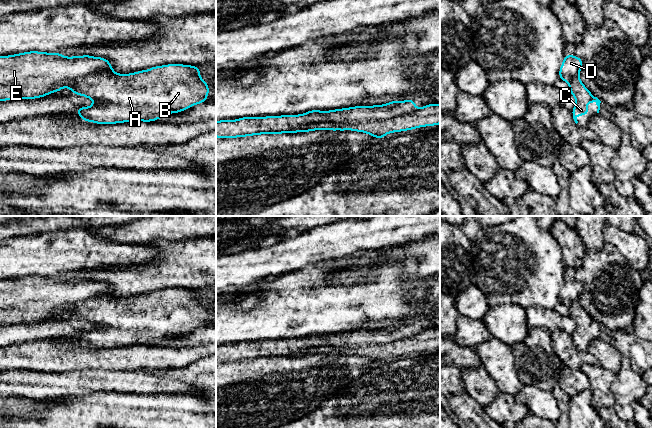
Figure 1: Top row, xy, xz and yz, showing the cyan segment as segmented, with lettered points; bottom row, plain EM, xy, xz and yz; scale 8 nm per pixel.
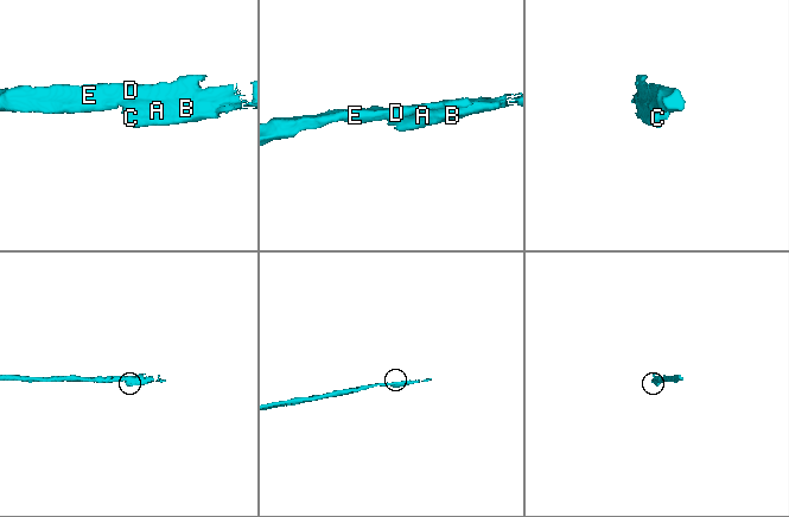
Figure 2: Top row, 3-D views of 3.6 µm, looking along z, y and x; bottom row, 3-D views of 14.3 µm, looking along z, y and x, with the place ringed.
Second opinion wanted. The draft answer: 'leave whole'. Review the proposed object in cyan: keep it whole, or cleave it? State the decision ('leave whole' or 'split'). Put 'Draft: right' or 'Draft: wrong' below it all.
split
Draft: wrong

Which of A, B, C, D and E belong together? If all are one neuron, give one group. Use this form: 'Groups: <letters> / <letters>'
Groups: A B C / D E

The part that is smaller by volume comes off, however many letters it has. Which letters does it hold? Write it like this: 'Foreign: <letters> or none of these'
Foreign: A, B, C

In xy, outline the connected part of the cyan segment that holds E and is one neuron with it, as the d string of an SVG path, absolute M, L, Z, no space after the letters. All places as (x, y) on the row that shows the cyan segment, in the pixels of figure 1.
M31 51L0 56L0 101L44 97L59 92L63 87L74 86L80 78L95 74L116 75L107 59L90 55L64 57L61 53Z

